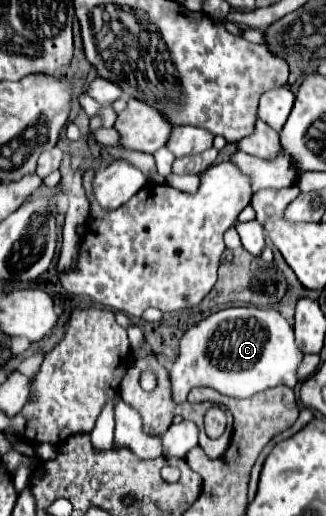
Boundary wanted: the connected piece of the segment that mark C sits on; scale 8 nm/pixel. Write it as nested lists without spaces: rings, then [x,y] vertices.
[[[226,308],[186,330],[178,358],[168,368],[172,400],[182,404],[194,386],[208,386],[224,396],[250,398],[274,386],[294,388],[302,352],[294,344],[294,328],[274,308]]]

